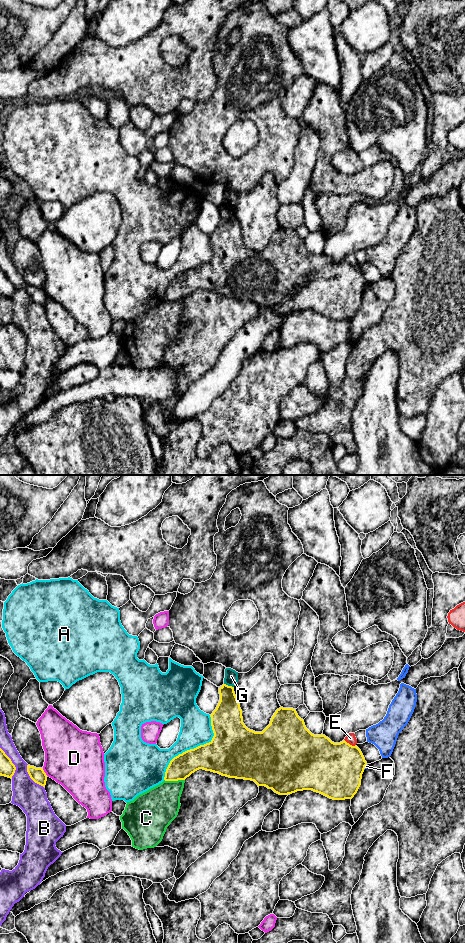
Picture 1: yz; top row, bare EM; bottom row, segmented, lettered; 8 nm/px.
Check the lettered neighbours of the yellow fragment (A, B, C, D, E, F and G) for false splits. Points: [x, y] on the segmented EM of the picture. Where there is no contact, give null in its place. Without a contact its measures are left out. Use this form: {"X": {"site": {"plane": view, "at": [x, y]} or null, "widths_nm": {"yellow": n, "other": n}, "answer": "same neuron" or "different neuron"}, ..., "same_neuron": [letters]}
{"A": {"site": {"plane": "yz", "at": [194, 748]}, "widths_nm": {"yellow": 300, "other": 240}, "answer": "different neuron"}, "B": {"site": {"plane": "yz", "at": [30, 777]}, "widths_nm": {"yellow": 120, "other": 240}, "answer": "different neuron"}, "C": {"site": {"plane": "yz", "at": [174, 780]}, "widths_nm": {"yellow": 190, "other": 320}, "answer": "different neuron"}, "D": {"site": {"plane": "yz", "at": [44, 772]}, "widths_nm": {"yellow": 120, "other": 440}, "answer": "different neuron"}, "E": {"site": {"plane": "yz", "at": [349, 744]}, "widths_nm": {"yellow": 440, "other": 80}, "answer": "different neuron"}, "F": {"site": {"plane": "yz", "at": [364, 767]}, "widths_nm": {"yellow": 440, "other": 20}, "answer": "different neuron"}, "G": {"site": {"plane": "yz", "at": [229, 686]}, "widths_nm": {"yellow": 240, "other": 110}, "answer": "different neuron"}, "same_neuron": []}

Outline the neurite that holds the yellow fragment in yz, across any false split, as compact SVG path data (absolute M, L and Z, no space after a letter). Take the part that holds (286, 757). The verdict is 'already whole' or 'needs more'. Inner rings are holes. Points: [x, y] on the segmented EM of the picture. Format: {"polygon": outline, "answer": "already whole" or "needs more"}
{"polygon": "M223 684L219 688L219 694L220 701L210 715L214 733L212 740L174 757L166 769L165 781L185 780L195 771L203 769L229 778L254 781L258 787L265 786L279 795L312 790L333 800L345 800L352 799L357 793L367 762L356 745L352 746L345 740L334 743L323 734L312 734L293 708L280 707L272 716L270 724L262 732L255 732L243 723L242 710L234 687Z", "answer": "already whole"}

